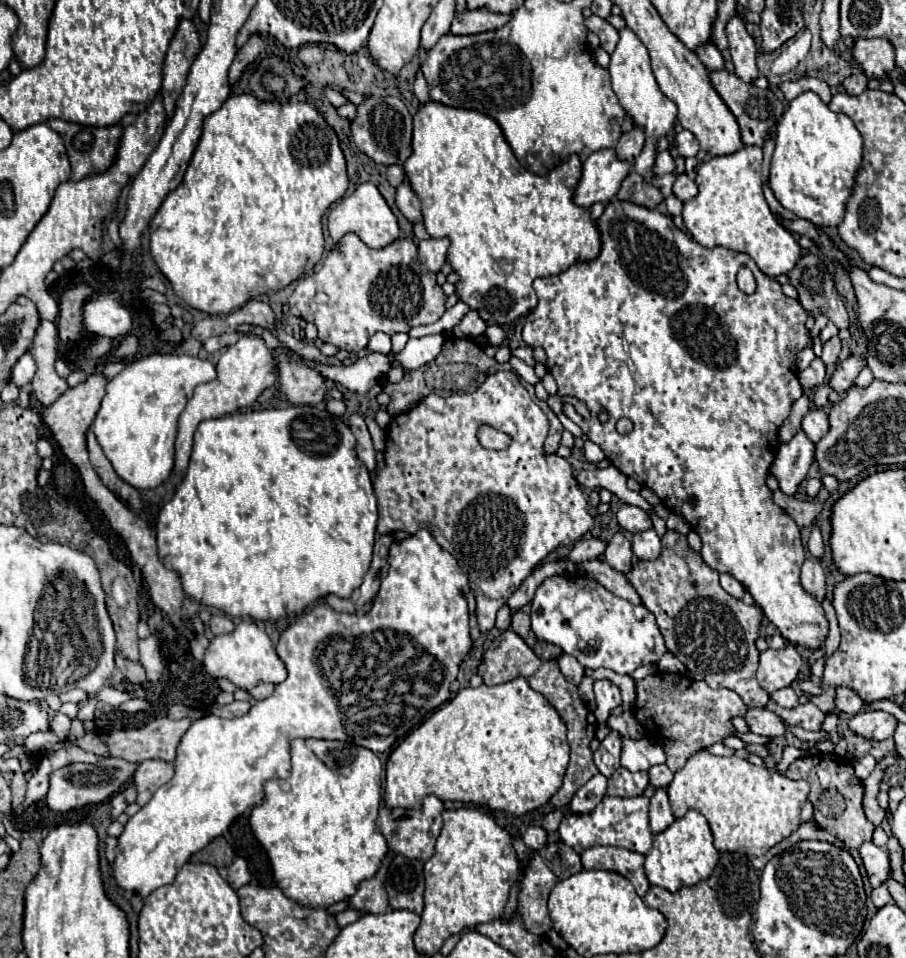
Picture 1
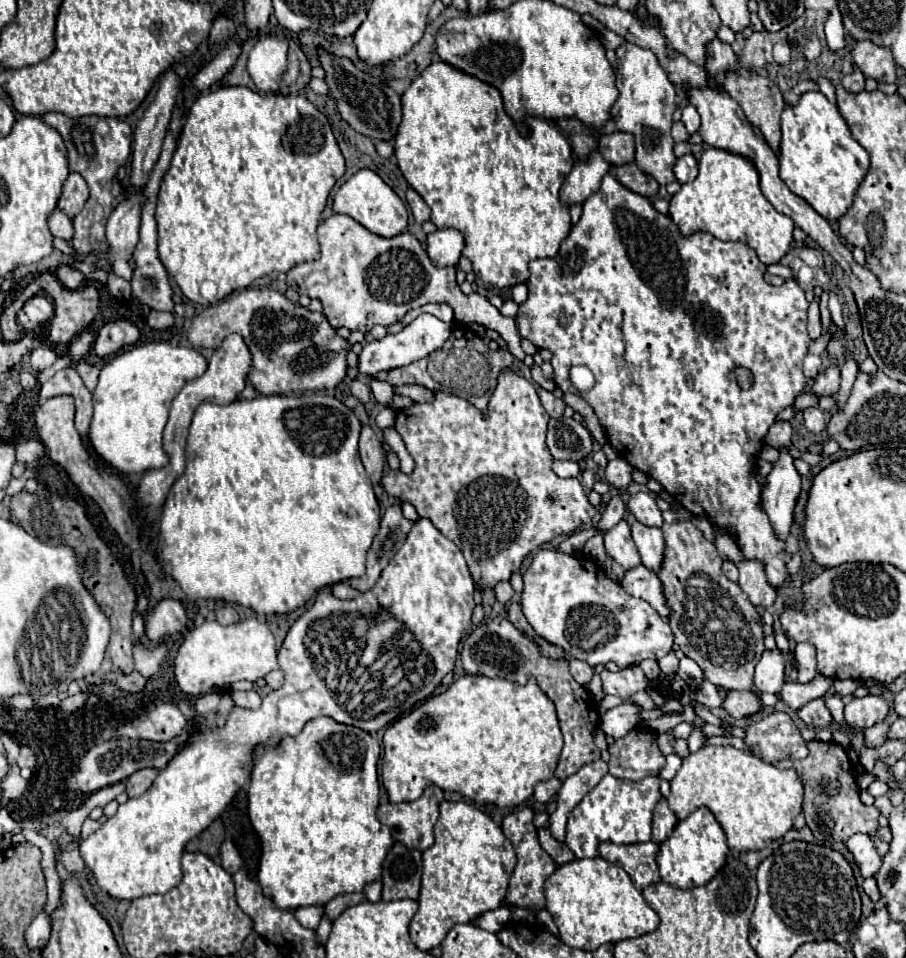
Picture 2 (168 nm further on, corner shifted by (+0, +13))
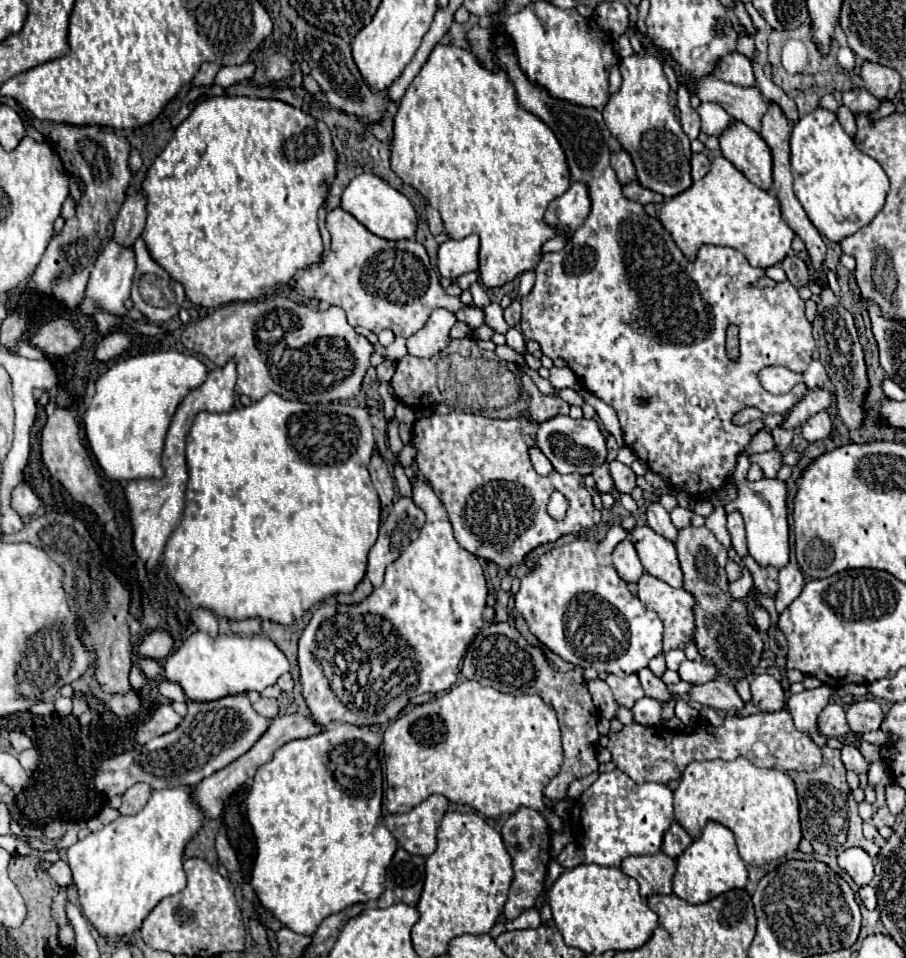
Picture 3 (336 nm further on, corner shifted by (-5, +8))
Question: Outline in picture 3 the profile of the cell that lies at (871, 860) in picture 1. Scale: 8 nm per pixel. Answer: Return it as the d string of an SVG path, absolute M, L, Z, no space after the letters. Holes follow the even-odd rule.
M850 847L838 855L838 865L848 871L858 887L864 887L874 877L874 859L862 847Z

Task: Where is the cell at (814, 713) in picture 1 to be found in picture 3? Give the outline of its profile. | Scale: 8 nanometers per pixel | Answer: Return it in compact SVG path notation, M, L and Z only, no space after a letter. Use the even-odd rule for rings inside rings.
M830 703L822 709L822 713L818 715L818 731L824 737L844 737L848 741L856 741L856 737L850 737L850 727L846 723L846 715L844 709L836 703Z

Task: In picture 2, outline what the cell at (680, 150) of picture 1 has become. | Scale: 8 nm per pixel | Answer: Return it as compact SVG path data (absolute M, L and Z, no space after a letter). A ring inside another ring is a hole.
M687 104L685 108L683 108L683 124L685 124L685 128L687 128L687 132L689 134L693 134L693 132L697 132L699 130L699 126L701 126L701 120L699 120L699 112L697 112L697 108L693 106L693 104Z

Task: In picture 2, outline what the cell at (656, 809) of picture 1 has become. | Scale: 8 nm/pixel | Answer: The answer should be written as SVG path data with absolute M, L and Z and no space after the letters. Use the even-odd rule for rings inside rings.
M663 798L653 812L653 842L661 844L665 838L669 838L669 834L673 834L675 826L677 826L677 816L669 810L667 800Z

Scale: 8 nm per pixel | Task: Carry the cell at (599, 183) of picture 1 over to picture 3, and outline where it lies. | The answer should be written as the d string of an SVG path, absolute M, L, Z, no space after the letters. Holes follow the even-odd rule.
M574 181L564 195L560 195L548 205L544 219L548 225L556 227L558 233L566 231L570 237L572 231L576 231L584 223L584 219L590 213L590 207L592 203L590 203L590 193L586 183Z

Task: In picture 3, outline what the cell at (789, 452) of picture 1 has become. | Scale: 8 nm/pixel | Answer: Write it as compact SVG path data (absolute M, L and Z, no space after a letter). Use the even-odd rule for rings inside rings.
M760 479L760 481L744 481L738 483L738 495L724 509L726 513L738 511L746 523L746 539L748 551L760 565L772 565L776 569L788 563L790 553L790 535L788 535L788 507L786 507L788 487L780 479Z

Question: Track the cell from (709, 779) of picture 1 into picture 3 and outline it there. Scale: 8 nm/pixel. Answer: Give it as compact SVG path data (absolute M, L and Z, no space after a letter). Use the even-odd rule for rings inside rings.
M738 757L734 761L724 759L712 759L712 761L692 761L680 779L678 789L674 791L674 819L686 829L690 837L698 837L706 821L718 821L724 827L728 827L738 845L738 853L748 865L766 865L774 859L780 859L788 853L792 853L800 839L800 817L798 817L798 795L794 781L776 769L760 769L750 759Z

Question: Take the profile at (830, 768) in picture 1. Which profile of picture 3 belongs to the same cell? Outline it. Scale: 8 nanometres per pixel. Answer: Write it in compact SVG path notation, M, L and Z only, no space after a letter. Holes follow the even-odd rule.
M824 745L822 753L824 753L824 761L816 771L788 773L798 787L802 835L812 843L814 851L822 855L834 855L834 851L840 853L848 847L862 847L872 857L876 857L880 847L862 835L862 817L858 815L858 803L854 801L852 791L846 783L846 769L844 763L840 761L840 749L830 749ZM846 805L848 805L848 813L846 813Z

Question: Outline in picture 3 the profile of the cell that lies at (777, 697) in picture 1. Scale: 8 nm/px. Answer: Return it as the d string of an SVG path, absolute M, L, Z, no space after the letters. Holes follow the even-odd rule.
M820 685L816 689L806 689L802 693L796 693L796 695L790 695L786 707L790 709L792 713L792 719L794 719L794 725L796 729L800 731L806 731L810 733L810 737L822 747L826 745L826 737L818 735L818 727L816 727L816 717L818 713L830 703L830 697L834 695L836 691L832 687L826 687L826 685Z

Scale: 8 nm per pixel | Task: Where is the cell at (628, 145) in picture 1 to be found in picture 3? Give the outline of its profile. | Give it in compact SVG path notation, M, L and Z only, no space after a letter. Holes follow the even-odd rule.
M620 149L620 151L612 153L610 165L612 165L612 169L616 171L616 177L618 177L618 181L620 181L622 185L626 185L626 183L630 183L632 179L636 179L636 171L634 171L634 165L632 165L632 159L630 159L628 151Z

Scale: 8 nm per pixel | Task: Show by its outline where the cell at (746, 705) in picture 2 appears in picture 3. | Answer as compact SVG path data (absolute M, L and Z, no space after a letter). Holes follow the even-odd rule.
M718 677L704 685L692 685L690 697L692 697L692 701L696 701L704 707L710 707L714 711L722 711L728 715L734 715L740 709L744 709L742 697L738 695L734 685L726 677Z

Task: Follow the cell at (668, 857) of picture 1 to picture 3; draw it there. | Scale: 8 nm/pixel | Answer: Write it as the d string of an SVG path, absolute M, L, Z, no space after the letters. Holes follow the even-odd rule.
M708 821L702 829L702 835L698 839L694 839L690 843L690 847L686 847L682 851L682 855L676 859L676 873L672 877L672 891L680 899L684 899L692 905L698 905L698 903L710 901L712 897L716 897L724 891L730 891L736 887L744 889L746 881L748 881L748 871L736 851L734 833L716 821Z

